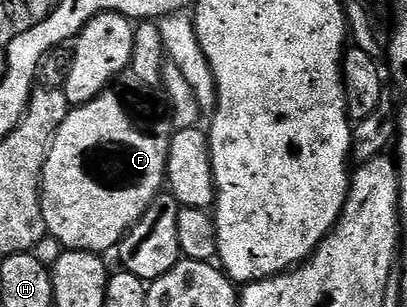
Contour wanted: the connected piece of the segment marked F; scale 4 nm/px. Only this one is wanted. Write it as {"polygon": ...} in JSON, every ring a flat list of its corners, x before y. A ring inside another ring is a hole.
{"polygon":[[113,87,107,92,98,94,90,102,77,104,66,114,66,122,58,126,58,134,52,140,52,145,48,147,48,157,44,163,44,172,40,175,40,205,42,206,42,218,46,222,46,230,51,239,56,239,61,249,69,252,95,252,97,254,108,254,108,251,115,249,119,245,120,239,127,234,133,226,146,214,146,210,156,201,156,197,161,195,166,184,168,175,168,151,172,141,174,131,169,113,159,108,156,104,151,104,148,100,143,100,136,92,131,92,128,88]]}

